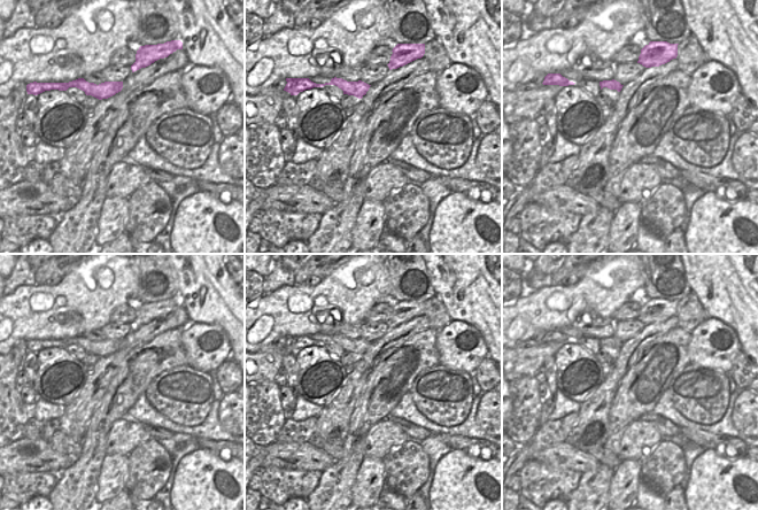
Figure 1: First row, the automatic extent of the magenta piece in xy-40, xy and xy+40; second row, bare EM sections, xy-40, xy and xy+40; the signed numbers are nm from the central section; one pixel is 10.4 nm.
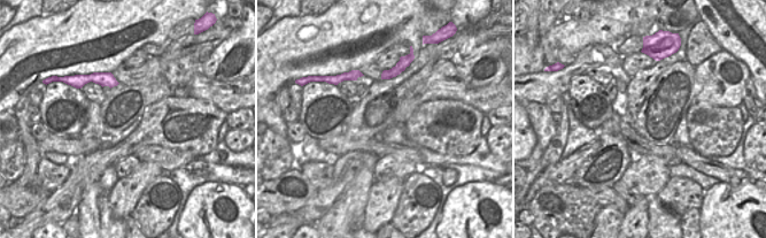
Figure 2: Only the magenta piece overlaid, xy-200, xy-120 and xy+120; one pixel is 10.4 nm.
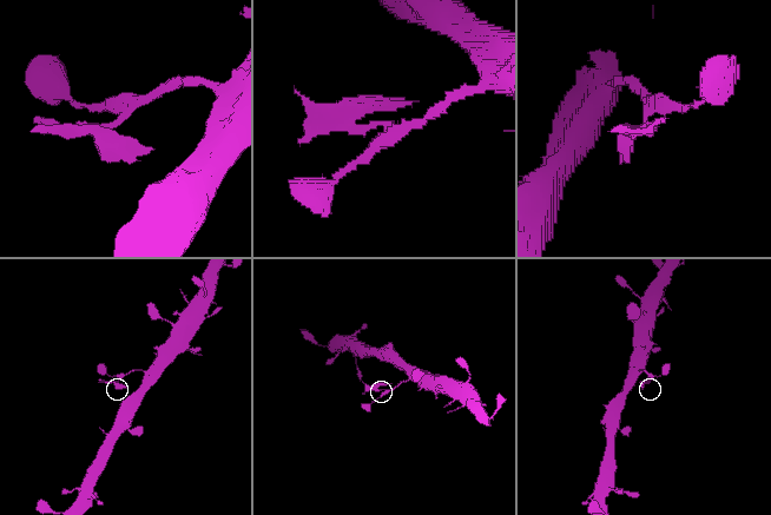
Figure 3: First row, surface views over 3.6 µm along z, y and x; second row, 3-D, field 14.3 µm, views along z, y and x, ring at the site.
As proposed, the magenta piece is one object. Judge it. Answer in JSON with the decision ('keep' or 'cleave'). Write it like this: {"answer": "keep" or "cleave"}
{"answer": "cleave"}

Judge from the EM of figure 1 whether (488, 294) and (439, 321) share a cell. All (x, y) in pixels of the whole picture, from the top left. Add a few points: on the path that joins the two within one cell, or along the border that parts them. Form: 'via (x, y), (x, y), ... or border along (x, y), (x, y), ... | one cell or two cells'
border along (435, 294), (451, 319) | two cells

